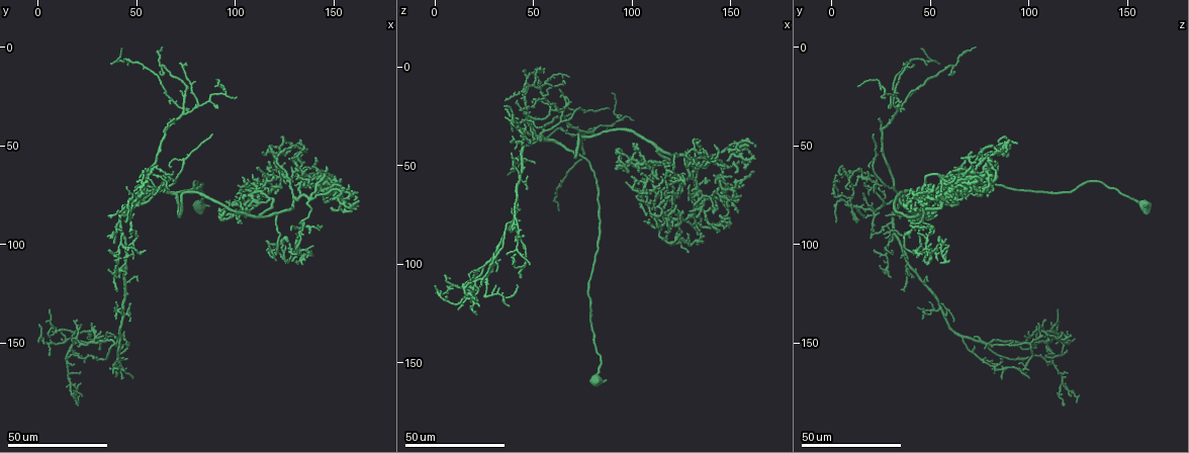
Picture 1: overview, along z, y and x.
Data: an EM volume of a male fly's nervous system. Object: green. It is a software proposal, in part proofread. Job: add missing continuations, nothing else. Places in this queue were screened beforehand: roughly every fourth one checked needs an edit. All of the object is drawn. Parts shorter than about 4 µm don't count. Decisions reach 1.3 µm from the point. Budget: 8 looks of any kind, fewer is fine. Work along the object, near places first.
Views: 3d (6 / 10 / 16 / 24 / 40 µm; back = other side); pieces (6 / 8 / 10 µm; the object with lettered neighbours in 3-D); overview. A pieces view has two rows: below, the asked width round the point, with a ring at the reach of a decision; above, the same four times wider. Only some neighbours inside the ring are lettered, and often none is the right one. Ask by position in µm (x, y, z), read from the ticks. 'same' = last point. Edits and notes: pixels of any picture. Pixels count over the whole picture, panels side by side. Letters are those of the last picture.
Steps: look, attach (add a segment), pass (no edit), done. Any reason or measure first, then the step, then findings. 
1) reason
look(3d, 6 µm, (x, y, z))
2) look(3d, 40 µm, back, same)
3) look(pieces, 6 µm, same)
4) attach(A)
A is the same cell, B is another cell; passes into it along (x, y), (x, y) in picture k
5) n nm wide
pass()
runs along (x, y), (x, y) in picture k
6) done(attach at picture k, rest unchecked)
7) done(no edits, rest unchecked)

tapers out
look(3d, 24 µm, (121, 108, 54))

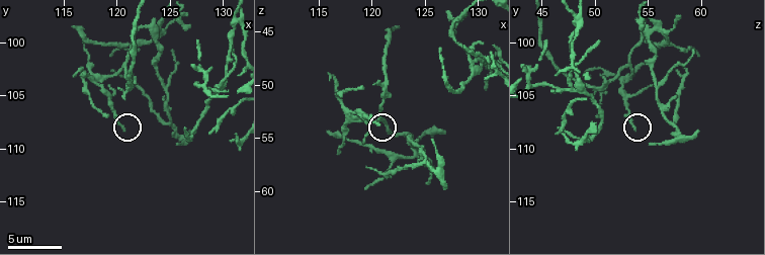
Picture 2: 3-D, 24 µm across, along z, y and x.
look(pieces, 10 µm, (120.6, 108.2, 53.8))

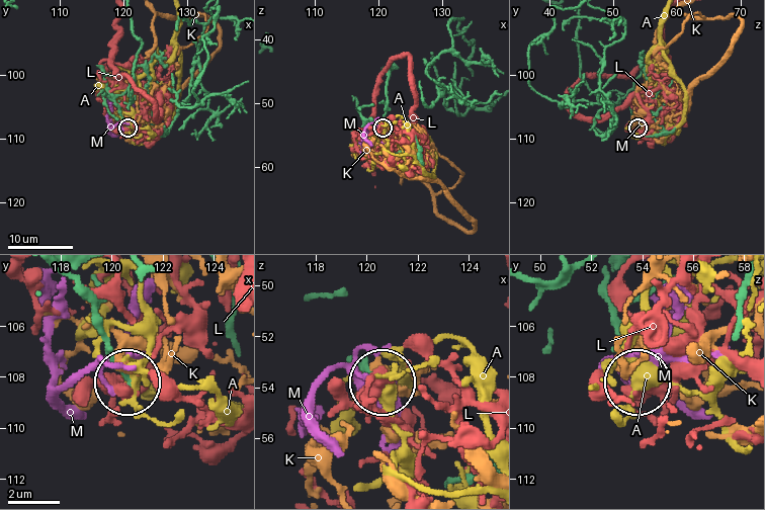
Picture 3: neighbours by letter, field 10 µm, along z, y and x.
pass()
A, K, L and M are other cells; runs along (79, 276), (98, 335), (124, 378) in picture 3; none of them fits

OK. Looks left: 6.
tapers out
look(pieces, 8 µm, (116.0, 103.0, 49.0))

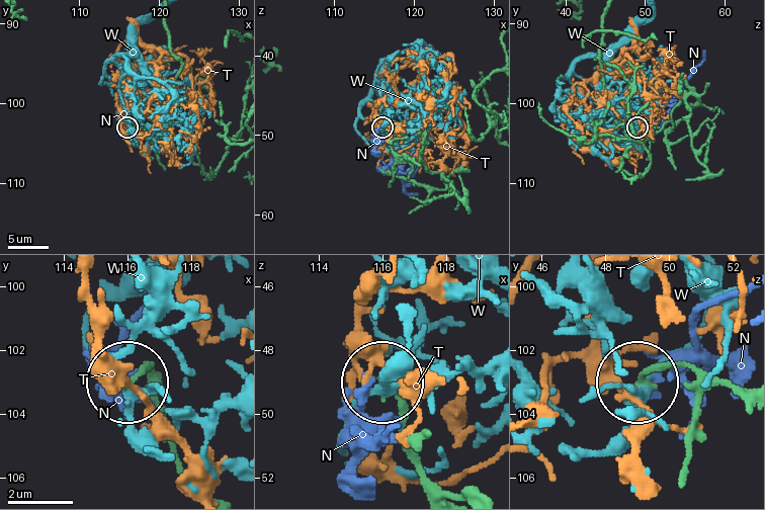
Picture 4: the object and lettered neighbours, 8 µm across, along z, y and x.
pass()
N, T and W are other cells; runs along (744, 392), (679, 367), (641, 380) in picture 4; none of them fits

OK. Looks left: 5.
free end
look(pieces, 8 µm, (126.6, 98.4, 54.6))

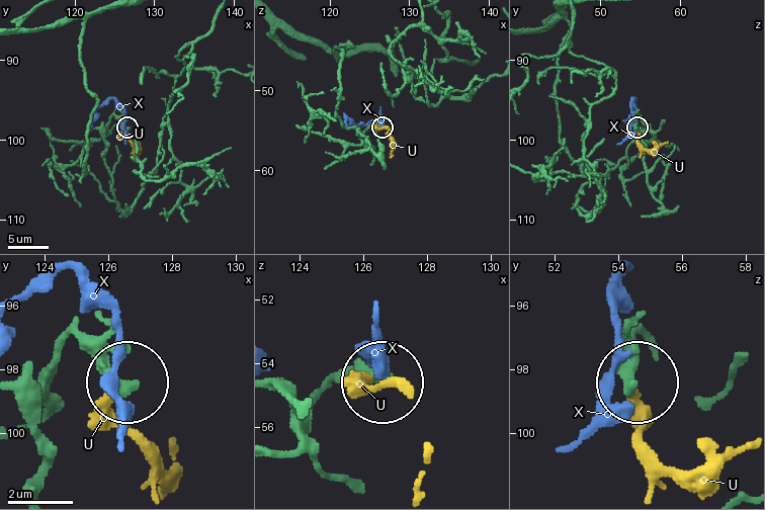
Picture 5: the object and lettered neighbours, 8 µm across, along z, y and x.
pass()
U and X are other cells; runs along (16, 392), (74, 339), (129, 384) in picture 5; no lettered segment goes on from it

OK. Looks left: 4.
branch stops here
look(3d, 24 µm, (127, 57, 77))

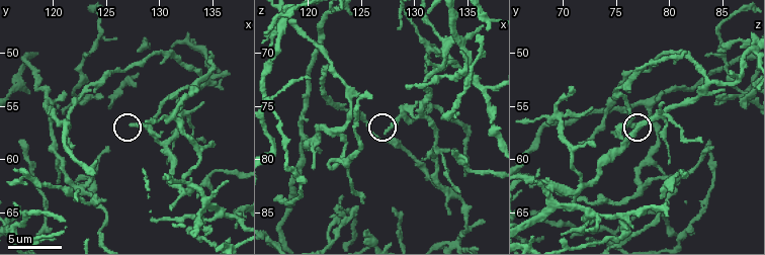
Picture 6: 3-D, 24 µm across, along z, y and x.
look(pieces, 10 µm, (127.2, 56.6, 77.6))

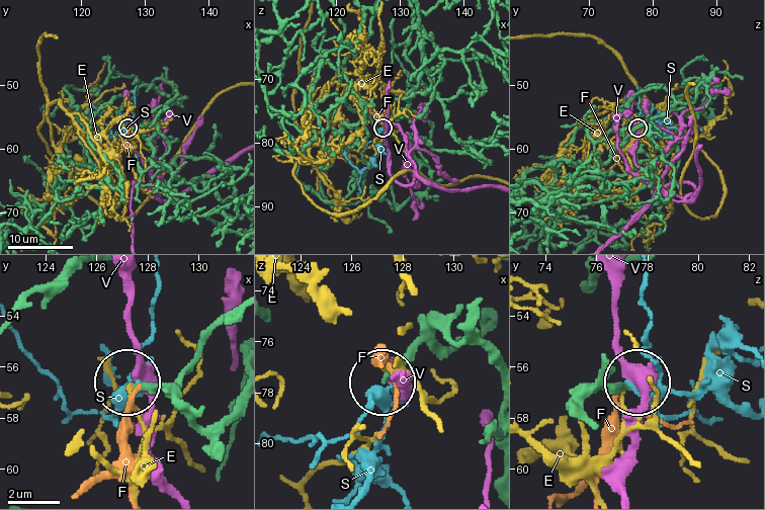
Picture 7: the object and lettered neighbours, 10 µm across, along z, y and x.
pass()
E, F, S and V are other cells; runs along (475, 326), (454, 339), (428, 332), (385, 383) in picture 7; no lettered segment goes on from it

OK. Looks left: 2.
done(no edits, rest unchecked)

